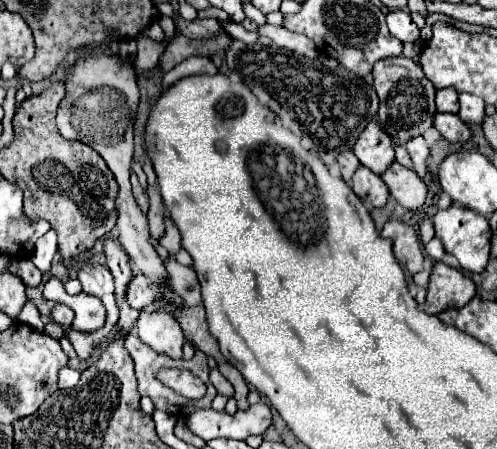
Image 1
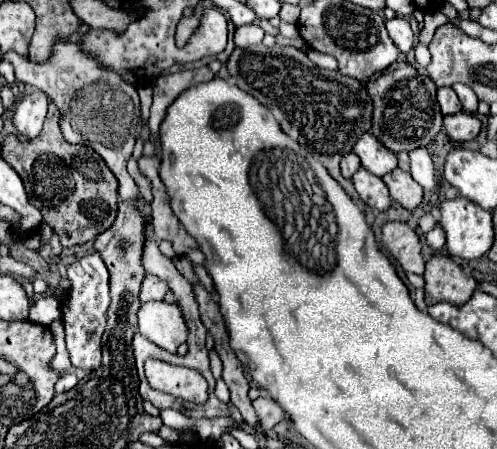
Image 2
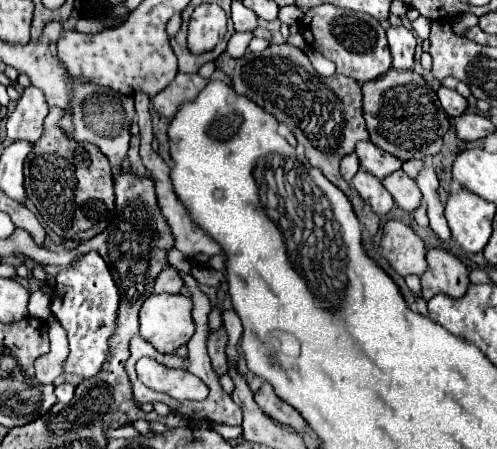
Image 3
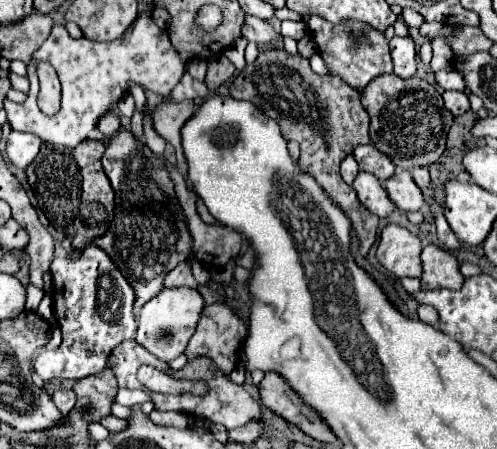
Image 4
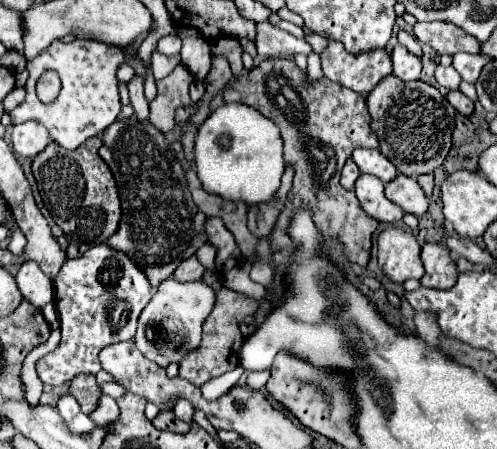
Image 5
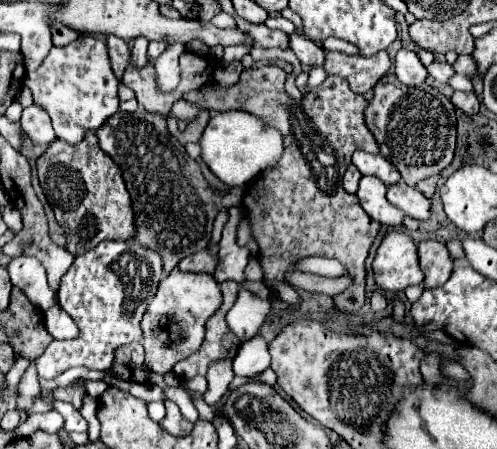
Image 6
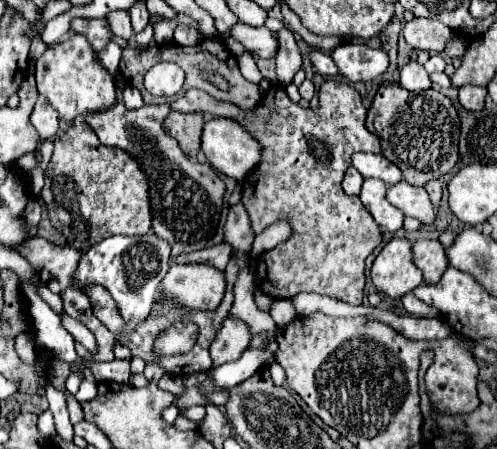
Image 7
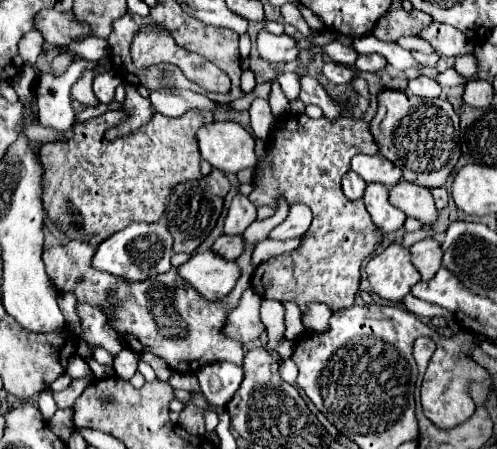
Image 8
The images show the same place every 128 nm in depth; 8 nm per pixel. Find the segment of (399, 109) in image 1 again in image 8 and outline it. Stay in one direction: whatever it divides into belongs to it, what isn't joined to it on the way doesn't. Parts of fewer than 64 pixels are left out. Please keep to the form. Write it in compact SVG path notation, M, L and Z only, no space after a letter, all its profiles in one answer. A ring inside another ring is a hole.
M384 90L378 94L378 112L370 122L370 134L380 148L380 154L396 164L404 178L426 188L444 186L460 158L460 128L458 114L448 100L420 100L418 96Z

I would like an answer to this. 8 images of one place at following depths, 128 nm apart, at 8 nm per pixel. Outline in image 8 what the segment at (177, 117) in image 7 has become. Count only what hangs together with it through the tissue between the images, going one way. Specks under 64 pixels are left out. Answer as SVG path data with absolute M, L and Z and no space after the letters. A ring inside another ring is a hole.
M108 110L106 114L92 118L84 124L76 124L76 136L68 142L44 144L40 148L40 158L46 168L44 174L44 208L48 218L72 240L92 240L98 236L98 244L110 238L114 232L126 228L132 220L160 220L172 196L172 190L188 180L200 180L200 152L194 138L194 130L204 124L200 110L188 110L180 118L168 118L154 112L152 120L140 126L136 132L122 136L114 142L104 140L108 128L124 122L128 114L120 110Z

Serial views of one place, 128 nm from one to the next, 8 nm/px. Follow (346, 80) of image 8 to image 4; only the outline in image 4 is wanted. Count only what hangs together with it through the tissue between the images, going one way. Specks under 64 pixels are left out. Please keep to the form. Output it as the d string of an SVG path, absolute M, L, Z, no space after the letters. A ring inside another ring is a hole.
M246 16L242 36L248 42L256 42L258 46L266 46L266 48L282 44L282 40L284 40L284 36L280 32L276 32L266 20L260 20L254 16Z

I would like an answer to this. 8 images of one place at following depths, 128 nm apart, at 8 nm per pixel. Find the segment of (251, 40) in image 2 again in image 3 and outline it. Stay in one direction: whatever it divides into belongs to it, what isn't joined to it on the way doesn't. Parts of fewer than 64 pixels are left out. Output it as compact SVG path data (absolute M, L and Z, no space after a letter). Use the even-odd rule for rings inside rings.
M236 32L236 34L228 40L226 52L228 52L232 58L240 58L240 56L244 56L250 40L252 40L252 34L250 34L250 32Z

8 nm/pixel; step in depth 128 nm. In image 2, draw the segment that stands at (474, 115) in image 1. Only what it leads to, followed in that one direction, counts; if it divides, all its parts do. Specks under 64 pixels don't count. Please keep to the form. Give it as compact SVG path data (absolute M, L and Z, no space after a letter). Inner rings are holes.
M452 84L452 88L454 88L454 92L458 94L458 98L462 102L462 110L468 112L468 114L476 114L476 108L478 108L476 94L468 86L464 86L464 84Z

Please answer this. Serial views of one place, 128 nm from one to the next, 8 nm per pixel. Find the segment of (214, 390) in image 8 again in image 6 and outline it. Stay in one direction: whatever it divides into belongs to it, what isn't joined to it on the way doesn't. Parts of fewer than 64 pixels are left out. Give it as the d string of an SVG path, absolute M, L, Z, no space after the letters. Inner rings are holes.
M254 336L248 342L242 342L234 356L234 374L242 378L252 378L262 374L270 366L268 344L262 336Z

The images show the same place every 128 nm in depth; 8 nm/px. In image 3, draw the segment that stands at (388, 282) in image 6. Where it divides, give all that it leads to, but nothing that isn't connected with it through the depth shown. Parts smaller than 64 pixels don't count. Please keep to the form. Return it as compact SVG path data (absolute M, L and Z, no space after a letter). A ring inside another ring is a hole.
M390 220L382 228L380 254L390 262L390 266L400 274L424 274L426 272L426 248L420 236L406 224Z

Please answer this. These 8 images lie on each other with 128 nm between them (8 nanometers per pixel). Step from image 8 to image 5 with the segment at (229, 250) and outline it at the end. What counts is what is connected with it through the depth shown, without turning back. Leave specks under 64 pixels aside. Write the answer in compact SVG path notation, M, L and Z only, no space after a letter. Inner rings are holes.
M190 256L188 260L184 260L176 272L174 278L180 282L192 282L192 280L200 280L204 276L204 266L198 262L196 256Z

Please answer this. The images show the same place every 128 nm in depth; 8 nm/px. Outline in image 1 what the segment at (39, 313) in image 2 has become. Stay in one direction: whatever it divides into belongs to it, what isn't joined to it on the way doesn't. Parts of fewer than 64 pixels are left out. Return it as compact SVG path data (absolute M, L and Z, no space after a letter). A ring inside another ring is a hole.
M56 304L56 306L52 308L52 312L50 312L50 318L52 318L56 324L60 324L60 326L70 328L70 326L72 326L72 320L74 320L74 312L72 312L68 306L64 306L64 304Z

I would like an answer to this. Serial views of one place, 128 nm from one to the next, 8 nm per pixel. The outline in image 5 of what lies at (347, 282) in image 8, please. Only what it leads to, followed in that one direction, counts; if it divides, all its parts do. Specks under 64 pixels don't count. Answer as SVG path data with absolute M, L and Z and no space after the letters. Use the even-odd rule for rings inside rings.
M272 58L264 60L248 74L238 76L228 84L228 88L224 88L224 102L242 102L252 106L280 128L284 142L284 164L294 166L294 184L288 192L288 200L284 202L276 226L270 232L270 242L276 246L276 250L296 250L298 244L288 236L286 230L292 222L294 208L310 208L312 220L322 238L336 238L344 246L348 260L364 268L370 258L372 232L378 228L378 220L362 212L354 192L342 188L340 172L356 148L378 148L378 138L370 130L366 100L350 88L344 88L328 78L322 78L312 88L304 88L302 80L302 70L292 60Z

